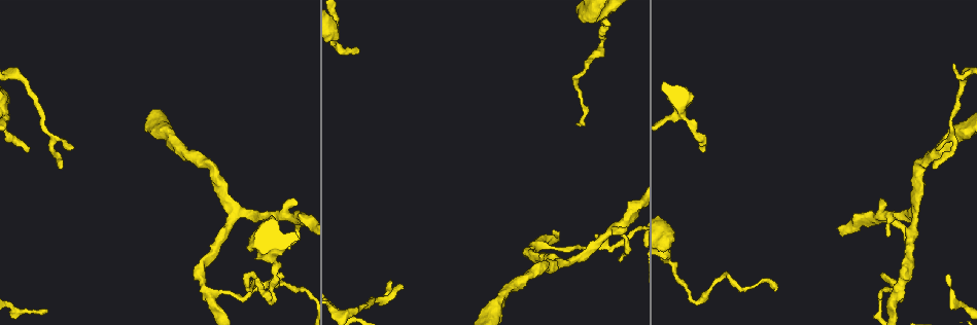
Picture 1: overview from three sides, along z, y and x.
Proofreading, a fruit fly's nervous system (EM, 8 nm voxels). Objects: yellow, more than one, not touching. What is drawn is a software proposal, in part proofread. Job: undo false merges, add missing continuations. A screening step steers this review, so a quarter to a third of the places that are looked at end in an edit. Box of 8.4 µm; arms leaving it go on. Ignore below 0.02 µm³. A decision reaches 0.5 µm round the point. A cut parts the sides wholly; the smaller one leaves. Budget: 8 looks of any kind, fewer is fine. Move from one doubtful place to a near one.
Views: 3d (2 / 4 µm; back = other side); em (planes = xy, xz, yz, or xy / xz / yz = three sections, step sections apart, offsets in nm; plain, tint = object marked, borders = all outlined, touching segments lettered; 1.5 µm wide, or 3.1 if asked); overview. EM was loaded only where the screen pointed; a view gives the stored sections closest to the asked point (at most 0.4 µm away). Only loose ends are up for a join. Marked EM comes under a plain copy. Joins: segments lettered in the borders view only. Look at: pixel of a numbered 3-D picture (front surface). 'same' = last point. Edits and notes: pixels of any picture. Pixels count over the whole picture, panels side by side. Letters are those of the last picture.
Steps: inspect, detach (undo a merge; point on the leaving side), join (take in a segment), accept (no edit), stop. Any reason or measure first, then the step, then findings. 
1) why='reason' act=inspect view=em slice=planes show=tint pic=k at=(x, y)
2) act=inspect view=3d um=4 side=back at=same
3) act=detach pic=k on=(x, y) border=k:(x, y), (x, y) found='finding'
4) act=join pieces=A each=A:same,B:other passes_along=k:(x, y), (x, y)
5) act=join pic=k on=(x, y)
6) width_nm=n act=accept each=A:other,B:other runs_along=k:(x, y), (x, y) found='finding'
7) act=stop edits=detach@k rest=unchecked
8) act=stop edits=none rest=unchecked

why='abrupt turn' act=inspect view=3d um=4 pic=1 at=(274, 296)

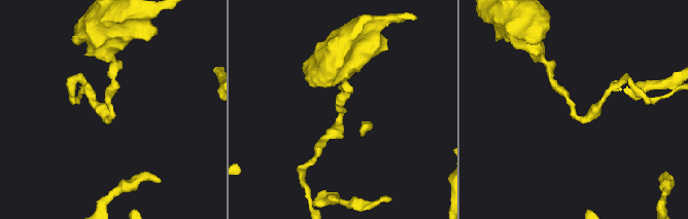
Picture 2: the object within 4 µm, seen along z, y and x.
why='need the tissue' act=inspect view=em slice=planes show=borders pic=2 at=(343, 113)

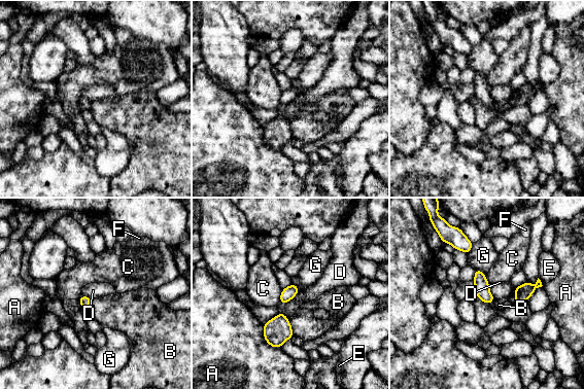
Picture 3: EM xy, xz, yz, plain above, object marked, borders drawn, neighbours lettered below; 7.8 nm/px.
width_nm=90 act=accept each=A:other,B:other,C:other,D:other,E:other,F:other,G:other found='all the same cell'

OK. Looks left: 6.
why='end of a long branch' act=inspect view=3d um=2 side=back pic=1 at=(774, 291)

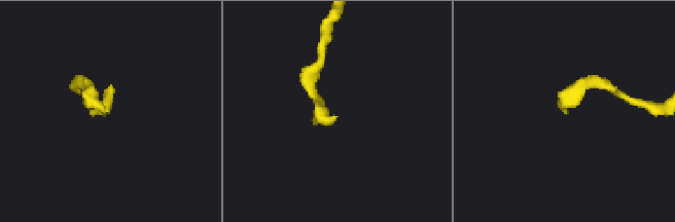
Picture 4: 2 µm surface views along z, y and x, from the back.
act=inspect view=em slice=xz step=4 show=tint pic=4 at=(107, 113)

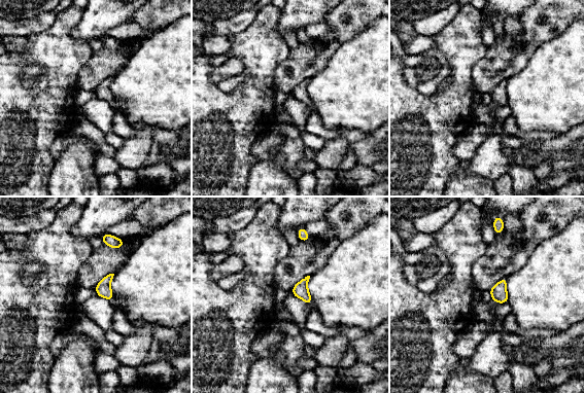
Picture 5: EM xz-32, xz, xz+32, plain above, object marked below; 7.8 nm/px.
why='cut it another way' act=inspect view=em slice=planes show=borders at=same

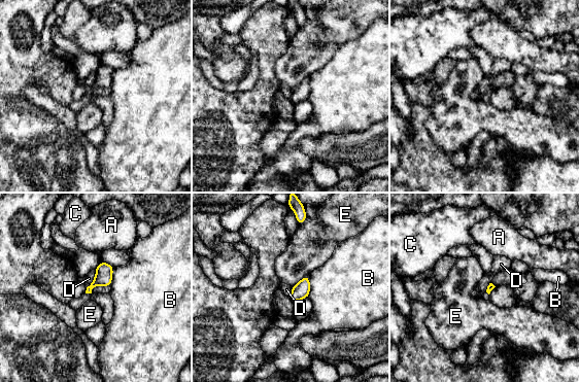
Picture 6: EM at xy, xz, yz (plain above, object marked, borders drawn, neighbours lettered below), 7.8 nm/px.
act=accept each=A:other,B:other,C:other,D:other,E:other border=6:(96, 269), (94, 279), (86, 287) found='no lettered segment goes on from it'

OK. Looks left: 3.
why='an open end' act=inspect view=em slice=planes show=borders pic=1 at=(356, 53)

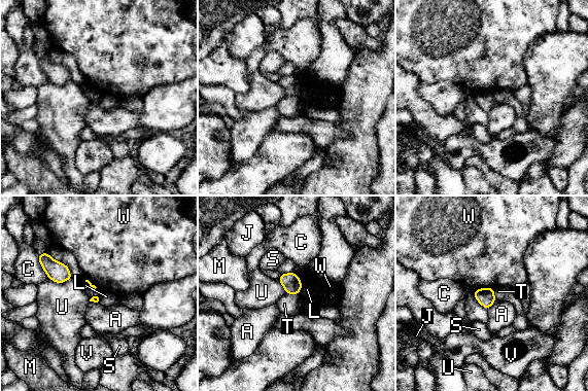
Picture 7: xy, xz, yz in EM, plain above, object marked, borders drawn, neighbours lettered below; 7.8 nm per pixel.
act=accept each=A:other,C:other,J:other,L:other,M:other,S:other,T:other,U:other,V:other,W:other border=7:(493, 288), (495, 300) found='no lettered segment goes on from it'

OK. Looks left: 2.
act=stop edits=none rest=unchecked

